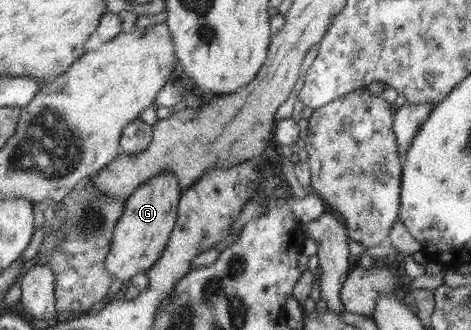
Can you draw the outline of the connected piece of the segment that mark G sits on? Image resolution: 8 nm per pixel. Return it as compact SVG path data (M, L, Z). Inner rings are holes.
M163 171L141 183L126 198L110 251L105 258L105 270L111 274L113 281L121 280L122 284L130 284L132 277L145 274L161 258L178 217L180 191L175 174Z

